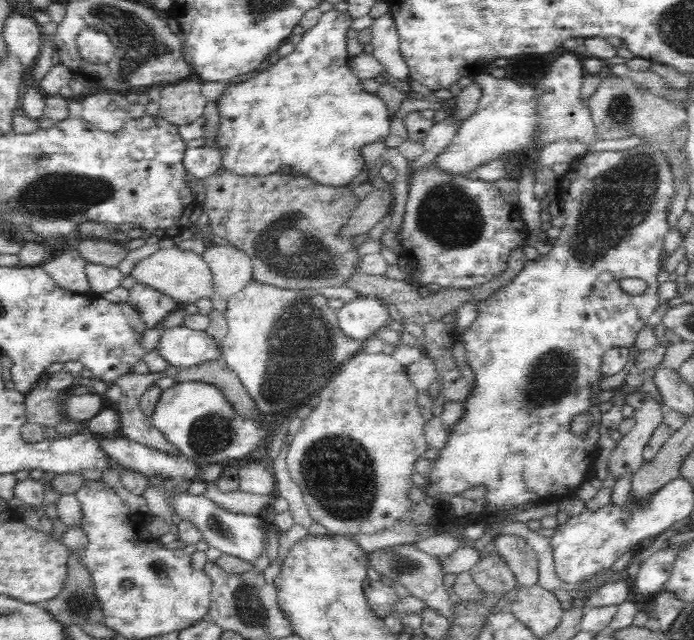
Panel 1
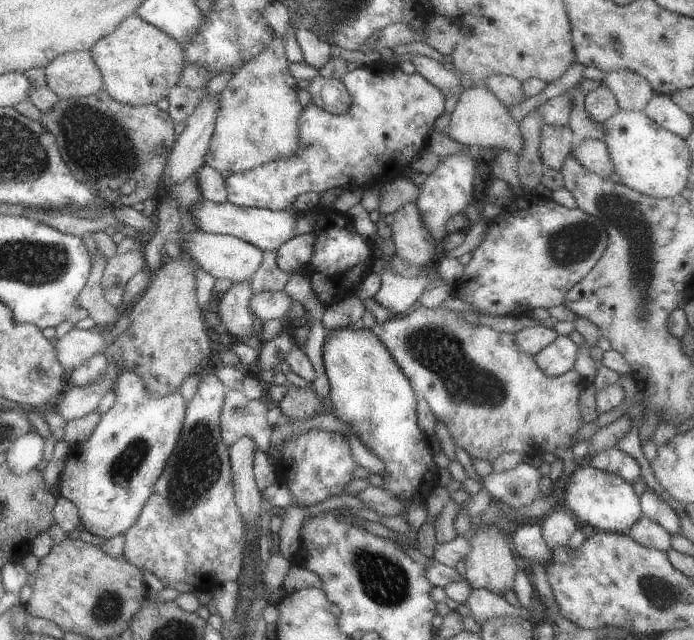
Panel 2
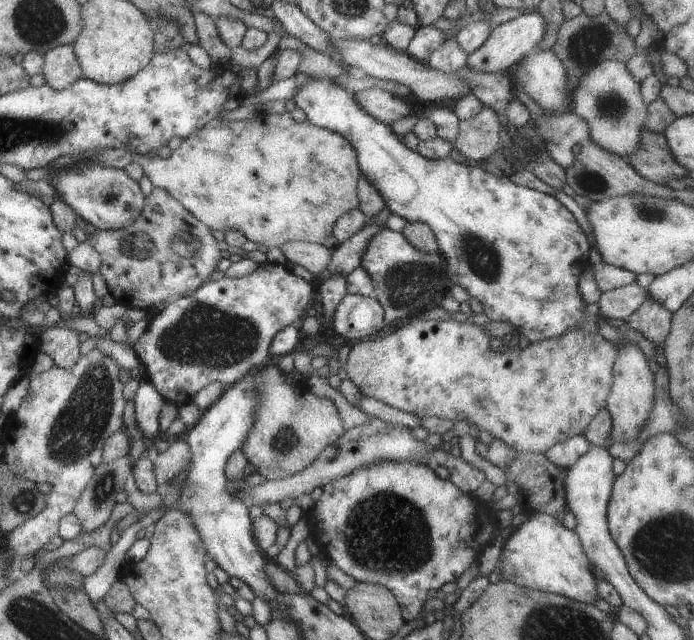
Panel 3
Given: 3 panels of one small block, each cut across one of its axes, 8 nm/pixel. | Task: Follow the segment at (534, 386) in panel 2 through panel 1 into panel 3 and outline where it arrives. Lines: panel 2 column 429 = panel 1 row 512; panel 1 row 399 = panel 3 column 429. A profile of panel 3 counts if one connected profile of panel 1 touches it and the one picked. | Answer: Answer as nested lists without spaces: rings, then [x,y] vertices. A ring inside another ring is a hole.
[[[413,318],[398,328],[392,334],[384,334],[375,340],[355,342],[348,354],[345,370],[348,372],[348,379],[359,389],[362,395],[374,398],[383,404],[392,406],[395,410],[405,411],[419,415],[420,417],[439,417],[450,421],[466,421],[468,424],[476,424],[478,429],[490,432],[494,439],[504,442],[509,448],[517,453],[546,453],[557,443],[566,441],[575,435],[584,433],[586,426],[590,425],[592,418],[605,408],[605,403],[613,384],[613,365],[617,354],[612,342],[606,340],[600,333],[588,335],[579,329],[568,332],[559,338],[544,339],[543,342],[530,343],[524,349],[509,349],[504,352],[494,352],[489,348],[490,338],[484,332],[482,326],[471,321],[466,323],[455,322],[451,318],[444,321],[423,320]]]

